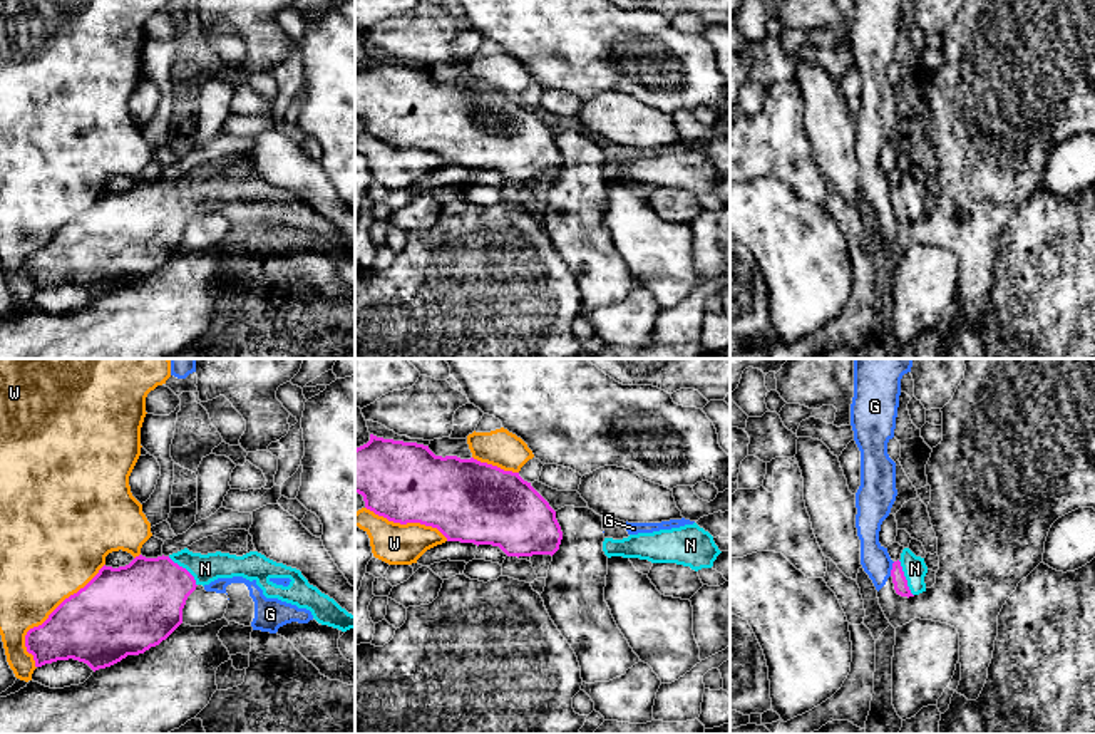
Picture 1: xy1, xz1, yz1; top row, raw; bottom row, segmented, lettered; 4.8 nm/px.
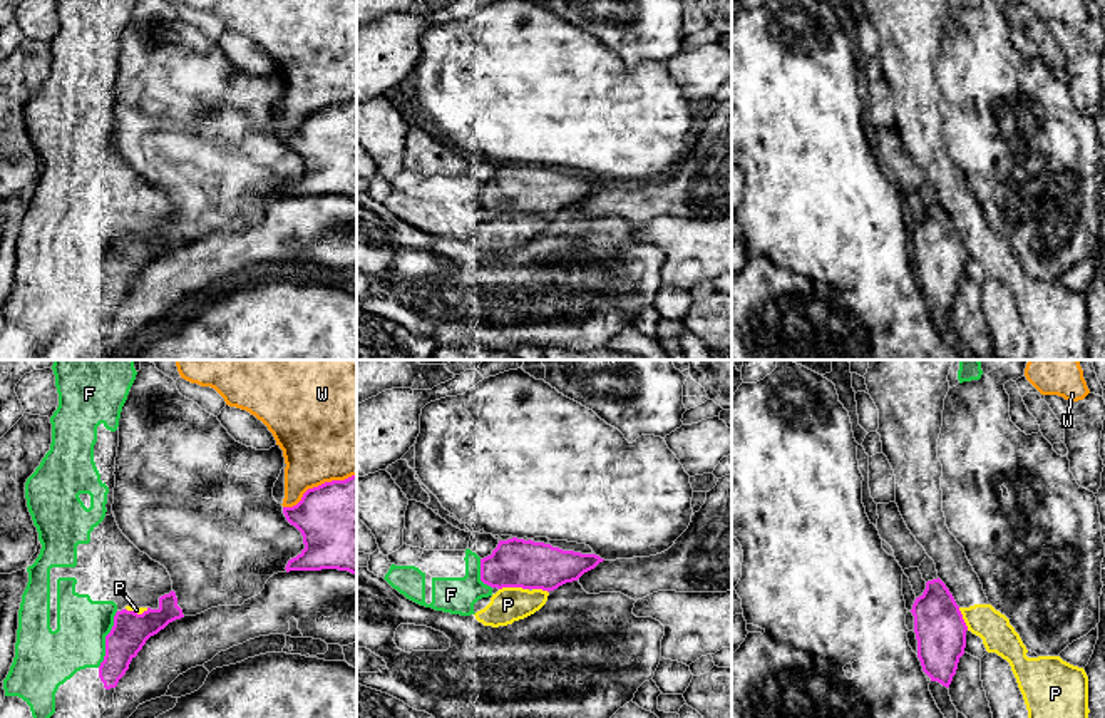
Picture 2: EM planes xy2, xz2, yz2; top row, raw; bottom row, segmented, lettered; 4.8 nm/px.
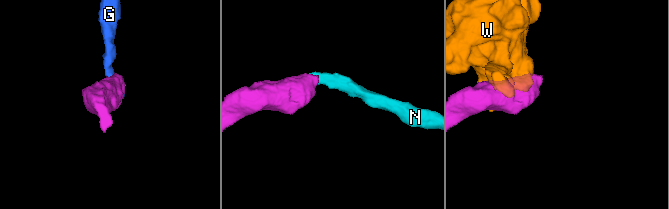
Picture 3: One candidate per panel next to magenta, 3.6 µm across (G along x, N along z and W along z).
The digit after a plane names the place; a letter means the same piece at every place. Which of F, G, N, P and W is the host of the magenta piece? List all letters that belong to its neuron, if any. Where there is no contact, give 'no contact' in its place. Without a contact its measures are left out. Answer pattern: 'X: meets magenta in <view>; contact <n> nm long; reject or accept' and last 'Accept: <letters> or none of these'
F: meets magenta in xy2; contact 280 nm long; reject
G: meets magenta in yz1; contact 80 nm long; reject
N: meets magenta in yz1; contact 190 nm long; accept
P: meets magenta in xz2; contact 140 nm long; reject
W: meets magenta in xy1; contact 600 nm long; reject
Accept: N

